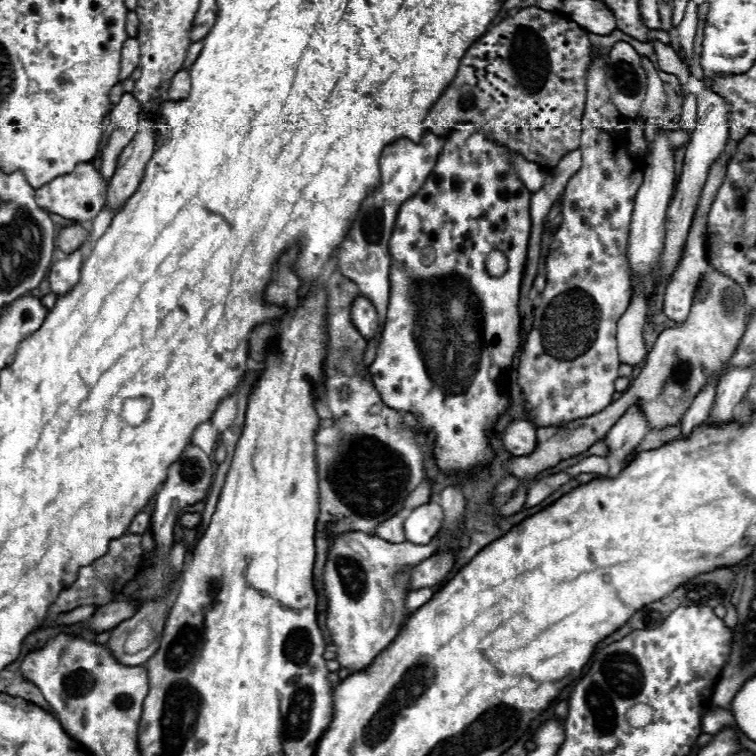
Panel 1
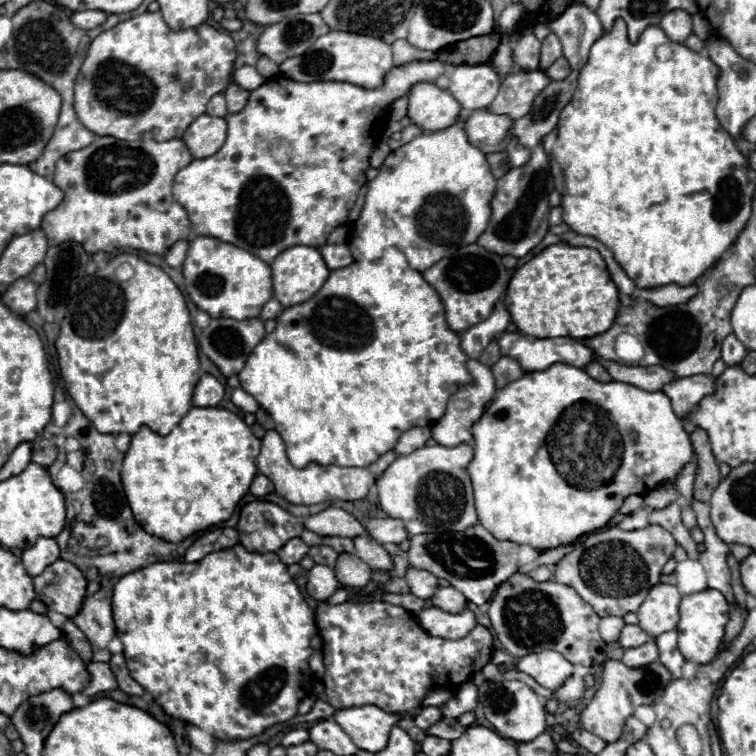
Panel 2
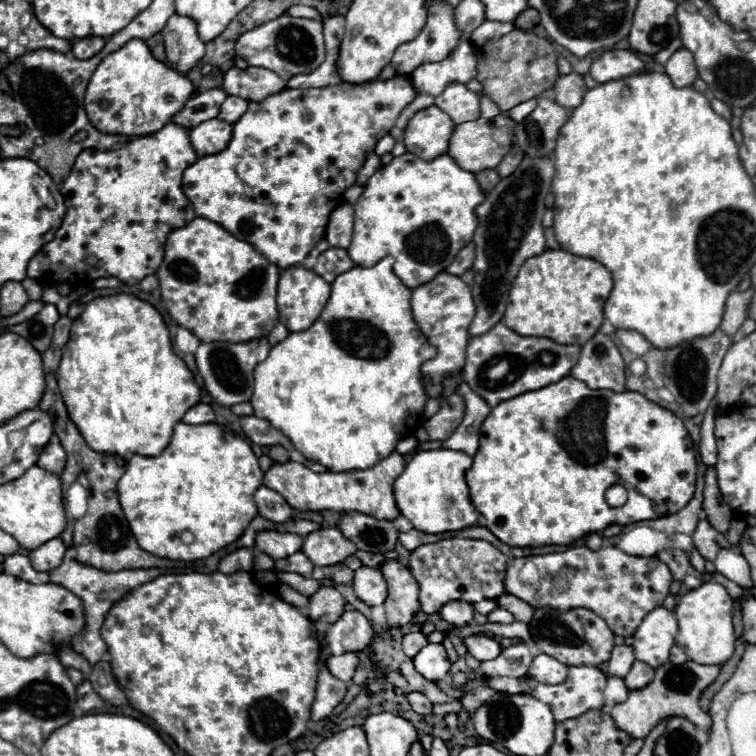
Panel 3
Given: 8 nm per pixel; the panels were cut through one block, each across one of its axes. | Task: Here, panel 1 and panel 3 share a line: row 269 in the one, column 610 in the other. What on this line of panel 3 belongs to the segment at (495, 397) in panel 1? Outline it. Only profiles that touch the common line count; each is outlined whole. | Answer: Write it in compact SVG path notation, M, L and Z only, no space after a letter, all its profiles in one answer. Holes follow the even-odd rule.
M566 376L560 382L544 386L540 390L524 392L524 394L510 398L508 402L500 402L496 408L492 408L492 412L488 414L488 418L482 422L482 428L480 428L480 448L474 456L474 464L466 472L466 484L470 488L470 500L472 500L474 508L478 510L478 514L482 516L482 524L496 538L500 538L504 544L520 546L520 548L524 548L524 546L534 548L534 546L546 546L546 544L572 544L586 534L602 532L610 524L626 526L626 524L634 524L640 520L650 520L650 518L660 518L664 514L674 514L676 510L682 510L690 502L690 498L694 494L694 482L696 482L696 454L694 454L694 446L690 442L690 436L688 436L688 432L686 432L686 428L678 416L674 416L666 408L660 408L658 404L650 402L646 396L642 396L638 392L626 390L626 392L614 394L612 390L590 390L588 386L584 386L584 382L580 382L572 376ZM612 484L622 484L628 490L628 502L620 508L610 508L604 500L604 492Z

